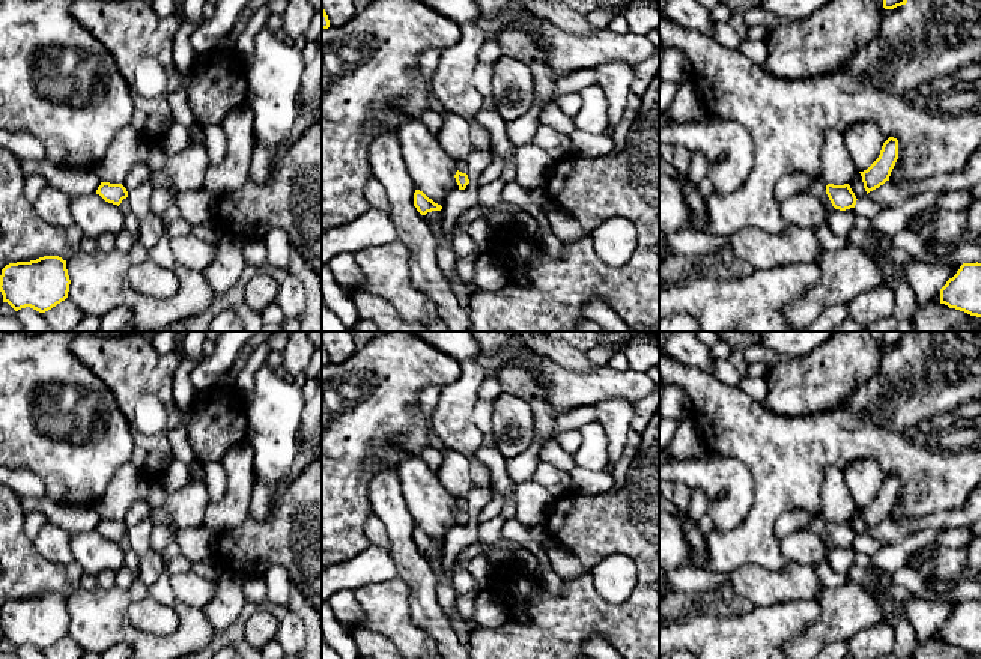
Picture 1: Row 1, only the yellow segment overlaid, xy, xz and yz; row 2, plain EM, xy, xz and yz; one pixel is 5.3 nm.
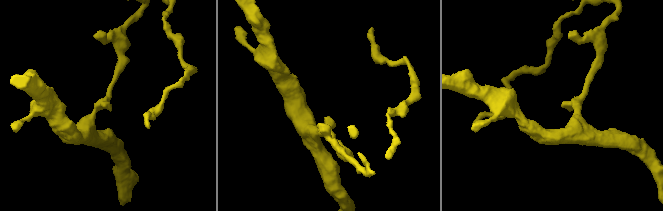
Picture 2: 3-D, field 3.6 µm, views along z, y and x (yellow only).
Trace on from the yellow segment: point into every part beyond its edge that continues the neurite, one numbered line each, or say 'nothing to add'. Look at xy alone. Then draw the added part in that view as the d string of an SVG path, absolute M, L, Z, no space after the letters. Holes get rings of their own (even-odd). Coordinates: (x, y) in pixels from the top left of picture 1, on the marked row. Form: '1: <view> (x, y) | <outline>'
nothing to add

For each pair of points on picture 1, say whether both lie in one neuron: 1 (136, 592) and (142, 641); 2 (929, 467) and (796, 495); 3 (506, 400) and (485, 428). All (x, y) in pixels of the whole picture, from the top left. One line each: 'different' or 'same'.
1: different
2: same
3: different

